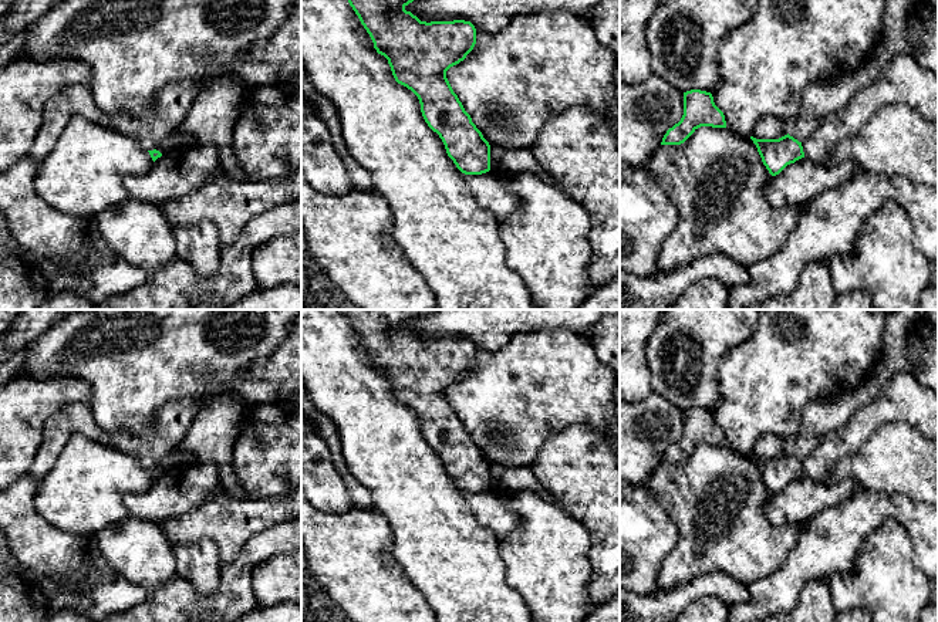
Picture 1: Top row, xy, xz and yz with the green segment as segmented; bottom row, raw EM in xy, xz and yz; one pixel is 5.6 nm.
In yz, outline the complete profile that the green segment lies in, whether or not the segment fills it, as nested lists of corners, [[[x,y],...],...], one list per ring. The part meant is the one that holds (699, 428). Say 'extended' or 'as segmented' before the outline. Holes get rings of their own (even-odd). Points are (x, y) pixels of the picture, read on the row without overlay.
as segmented; [[[691,408],[684,410],[681,439],[667,449],[661,463],[681,463],[701,444],[726,446],[725,433],[711,410]]]

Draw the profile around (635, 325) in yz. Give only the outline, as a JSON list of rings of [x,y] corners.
[[[620,310],[620,403],[647,399],[652,392],[645,348],[667,310]]]

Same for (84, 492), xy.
[[[72,433],[60,450],[55,464],[40,479],[36,510],[54,527],[77,534],[97,535],[104,527],[128,517],[124,498],[146,491],[153,479],[142,460],[115,447]]]

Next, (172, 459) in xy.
[[[172,449],[169,453],[166,453],[162,459],[159,459],[158,462],[151,462],[146,463],[148,469],[159,469],[162,473],[172,469],[172,467],[178,467],[182,466],[183,460],[180,457],[180,453],[176,449]]]

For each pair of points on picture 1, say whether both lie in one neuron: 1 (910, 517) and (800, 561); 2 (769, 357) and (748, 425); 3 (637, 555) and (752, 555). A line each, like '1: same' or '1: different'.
1: same
2: same
3: different

